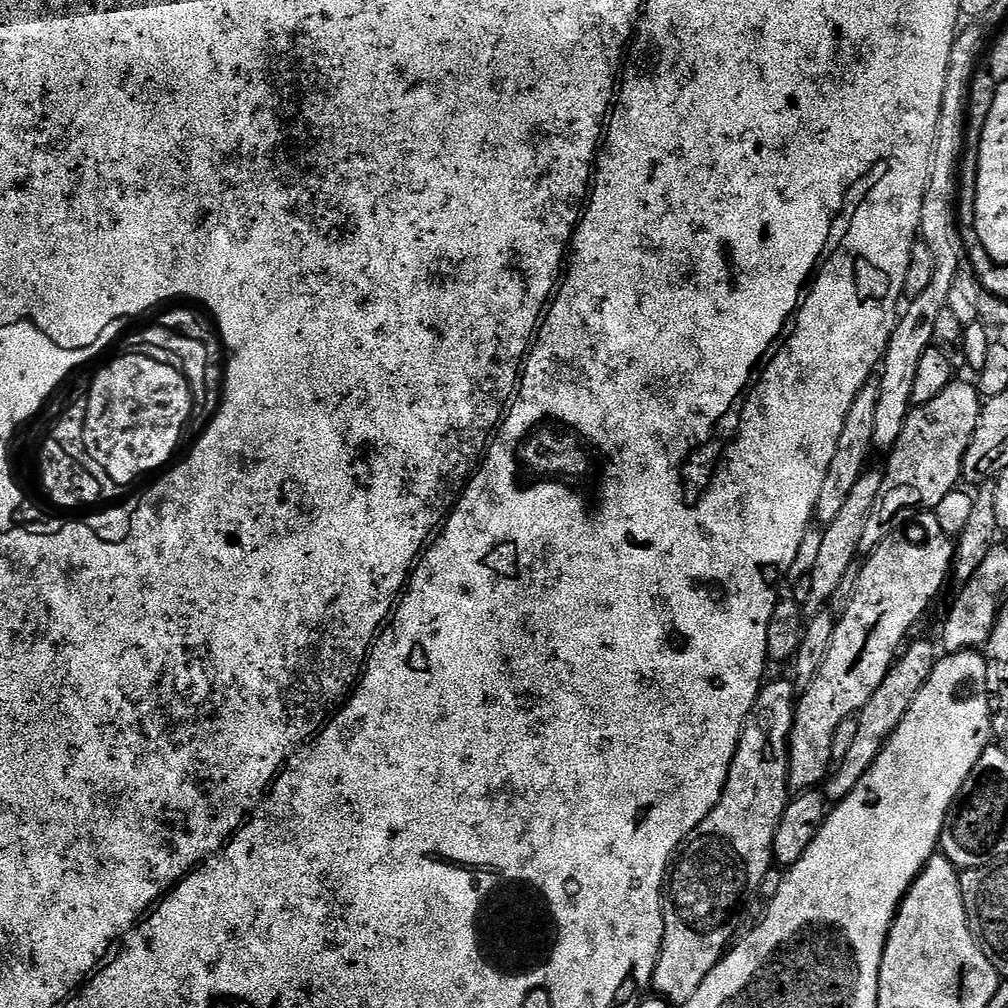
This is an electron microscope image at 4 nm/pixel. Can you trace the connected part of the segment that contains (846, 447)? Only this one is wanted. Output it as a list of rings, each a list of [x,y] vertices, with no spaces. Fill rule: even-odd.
[[[873,378],[867,380],[858,390],[858,398],[854,398],[854,406],[850,406],[850,414],[842,422],[842,434],[838,438],[838,446],[834,450],[834,458],[830,461],[826,479],[822,481],[822,490],[818,490],[816,499],[815,519],[821,525],[834,522],[834,517],[842,511],[842,505],[846,503],[850,493],[854,491],[854,485],[858,478],[869,467],[868,459],[874,455],[872,443],[874,442],[874,425],[878,422],[878,394],[880,393],[880,381]]]

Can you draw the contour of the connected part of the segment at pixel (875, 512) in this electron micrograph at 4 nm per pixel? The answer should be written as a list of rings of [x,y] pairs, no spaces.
[[[957,379],[938,398],[917,404],[902,426],[902,434],[891,452],[887,453],[888,468],[883,469],[884,481],[878,498],[866,518],[866,530],[862,533],[861,553],[873,552],[882,541],[893,535],[900,512],[912,512],[915,508],[935,510],[946,494],[957,491],[964,471],[966,450],[974,438],[982,407],[982,397],[975,383]]]

